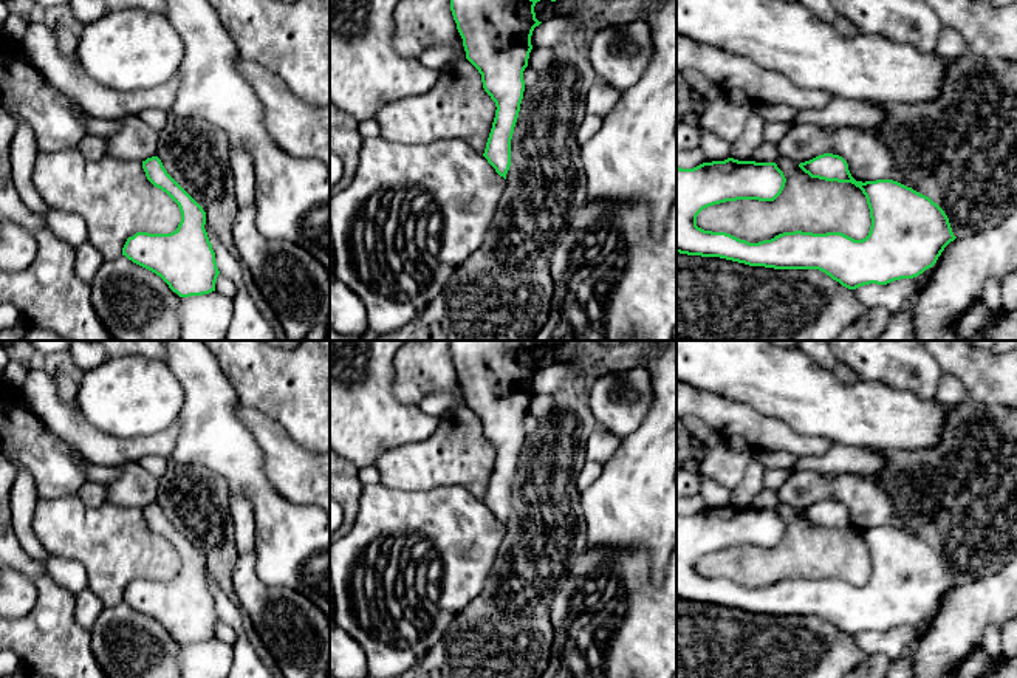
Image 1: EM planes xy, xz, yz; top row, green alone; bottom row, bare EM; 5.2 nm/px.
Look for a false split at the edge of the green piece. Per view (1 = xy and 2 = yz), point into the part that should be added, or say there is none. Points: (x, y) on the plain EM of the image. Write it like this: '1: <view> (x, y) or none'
1: none
2: none

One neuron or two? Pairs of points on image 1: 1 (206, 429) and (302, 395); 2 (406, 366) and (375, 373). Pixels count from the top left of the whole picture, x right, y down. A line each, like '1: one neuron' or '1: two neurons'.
1: two neurons
2: two neurons

